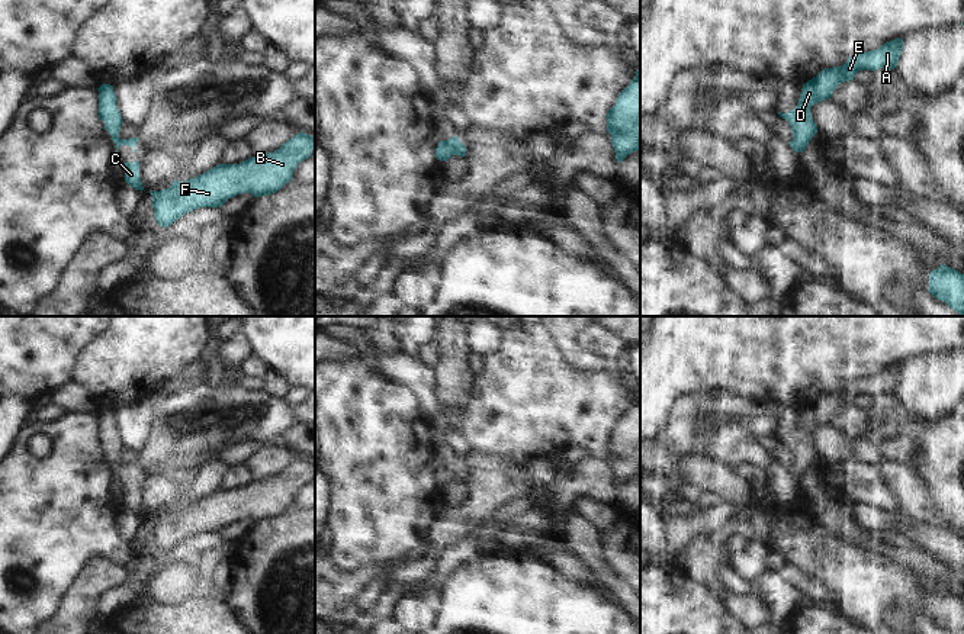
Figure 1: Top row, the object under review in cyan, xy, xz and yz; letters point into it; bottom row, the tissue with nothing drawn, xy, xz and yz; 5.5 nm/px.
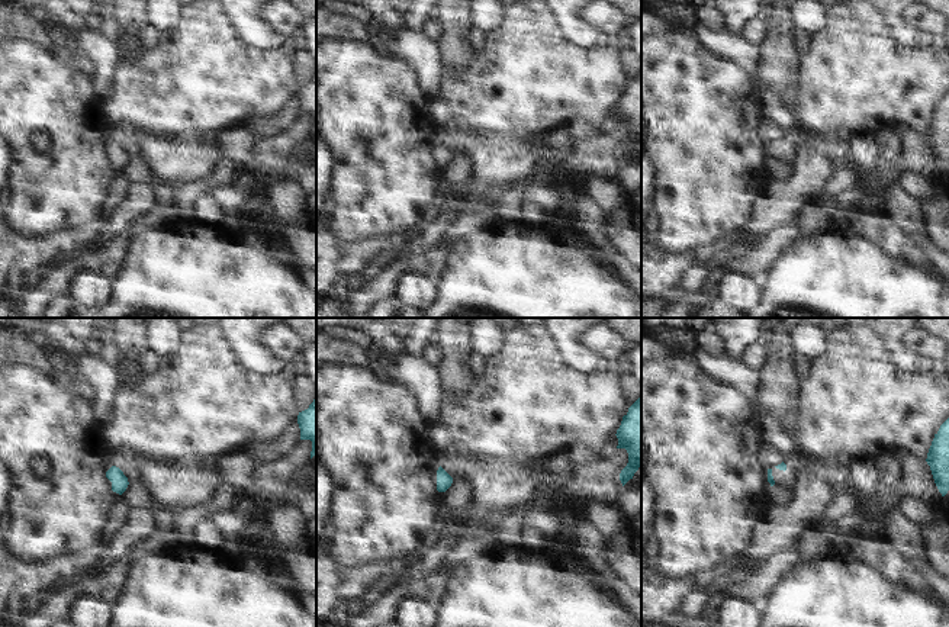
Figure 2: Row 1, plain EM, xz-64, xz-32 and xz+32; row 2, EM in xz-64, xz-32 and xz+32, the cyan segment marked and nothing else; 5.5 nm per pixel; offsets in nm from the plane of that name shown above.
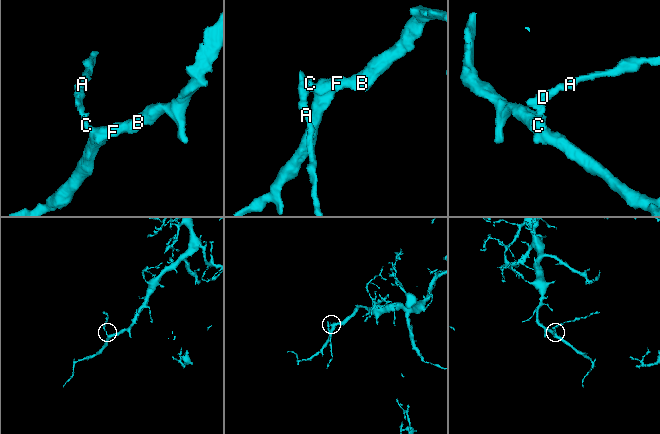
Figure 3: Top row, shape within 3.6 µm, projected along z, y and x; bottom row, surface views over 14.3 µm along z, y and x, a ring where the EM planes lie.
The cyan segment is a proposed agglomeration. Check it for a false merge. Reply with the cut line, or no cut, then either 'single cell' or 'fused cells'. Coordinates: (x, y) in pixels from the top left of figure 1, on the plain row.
no cut; single cell

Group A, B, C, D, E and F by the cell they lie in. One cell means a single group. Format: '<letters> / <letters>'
A B C D E F

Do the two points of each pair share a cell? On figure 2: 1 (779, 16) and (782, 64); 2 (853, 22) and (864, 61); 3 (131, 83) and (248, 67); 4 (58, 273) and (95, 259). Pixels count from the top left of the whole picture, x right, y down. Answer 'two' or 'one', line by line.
1: one
2: one
3: one
4: one

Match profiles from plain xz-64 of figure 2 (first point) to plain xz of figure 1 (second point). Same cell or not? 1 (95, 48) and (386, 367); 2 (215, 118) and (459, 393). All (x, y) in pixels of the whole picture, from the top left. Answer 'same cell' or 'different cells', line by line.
1: same cell
2: different cells

